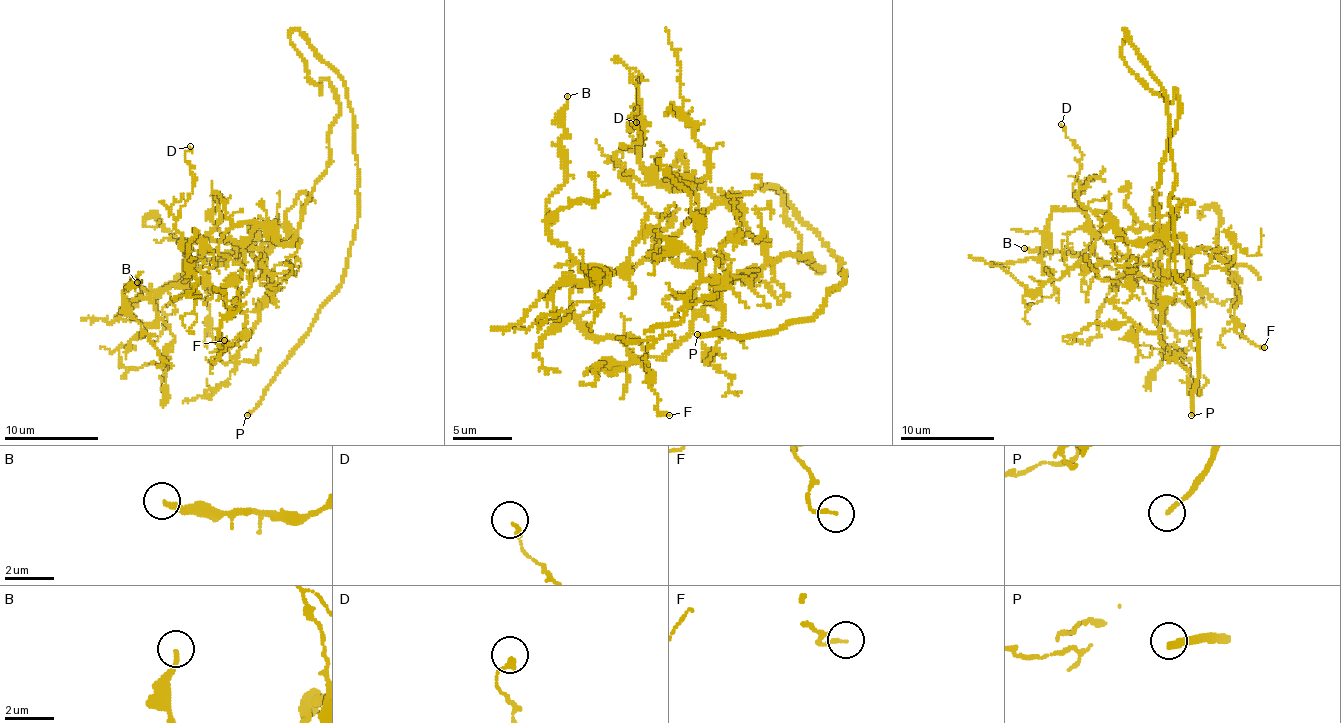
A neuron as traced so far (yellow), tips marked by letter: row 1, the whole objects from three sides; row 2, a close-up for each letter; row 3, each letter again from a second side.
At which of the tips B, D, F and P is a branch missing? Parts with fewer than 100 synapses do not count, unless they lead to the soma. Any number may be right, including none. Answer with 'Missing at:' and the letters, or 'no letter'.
Missing at: P

